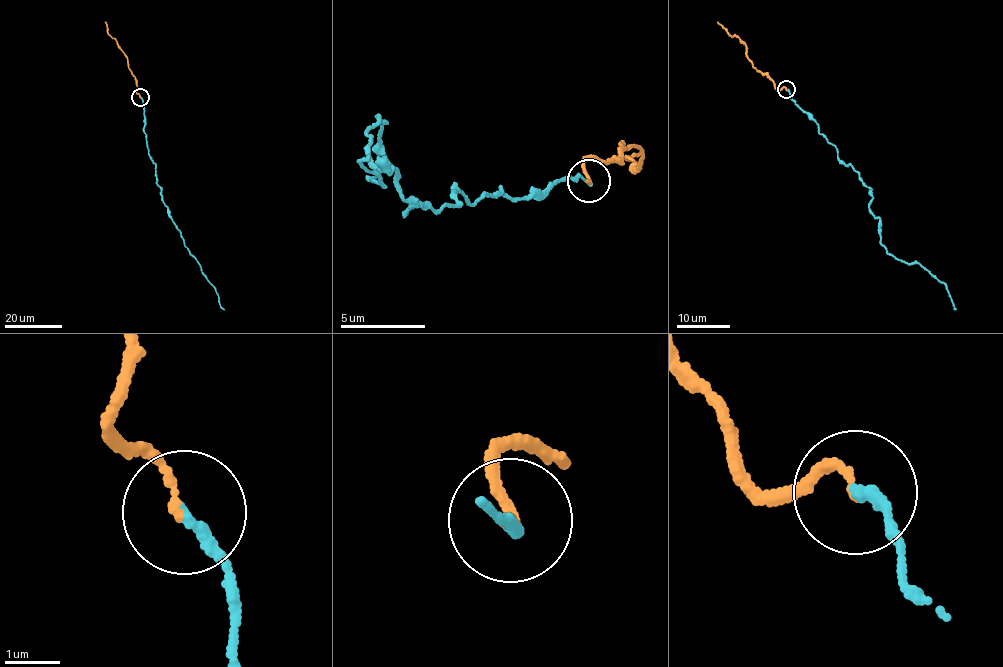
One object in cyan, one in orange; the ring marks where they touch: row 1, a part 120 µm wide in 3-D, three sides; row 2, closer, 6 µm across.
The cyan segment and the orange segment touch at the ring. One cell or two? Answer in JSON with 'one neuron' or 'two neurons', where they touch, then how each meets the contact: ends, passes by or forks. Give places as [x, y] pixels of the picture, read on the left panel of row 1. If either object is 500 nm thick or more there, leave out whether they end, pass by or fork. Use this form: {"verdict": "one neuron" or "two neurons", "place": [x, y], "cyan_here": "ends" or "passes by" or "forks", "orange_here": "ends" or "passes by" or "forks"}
{"verdict": "one neuron", "place": [140, 97], "cyan_here": "ends", "orange_here": "ends"}

